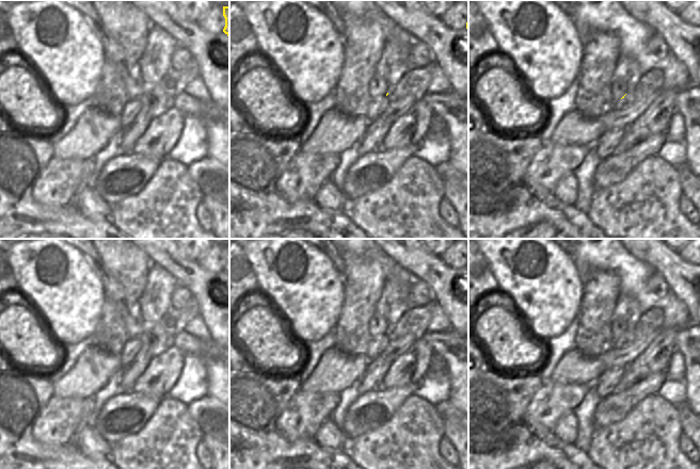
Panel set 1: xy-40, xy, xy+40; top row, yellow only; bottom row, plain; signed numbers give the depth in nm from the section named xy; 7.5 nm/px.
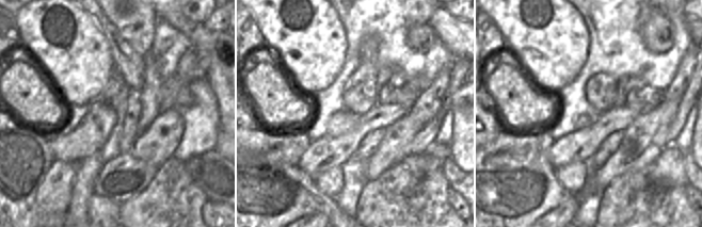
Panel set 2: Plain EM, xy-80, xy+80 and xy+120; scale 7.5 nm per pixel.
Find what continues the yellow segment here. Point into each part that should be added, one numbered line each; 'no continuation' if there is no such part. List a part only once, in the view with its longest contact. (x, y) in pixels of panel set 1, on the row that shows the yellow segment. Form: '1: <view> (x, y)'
1: xy+40 (619, 89)

